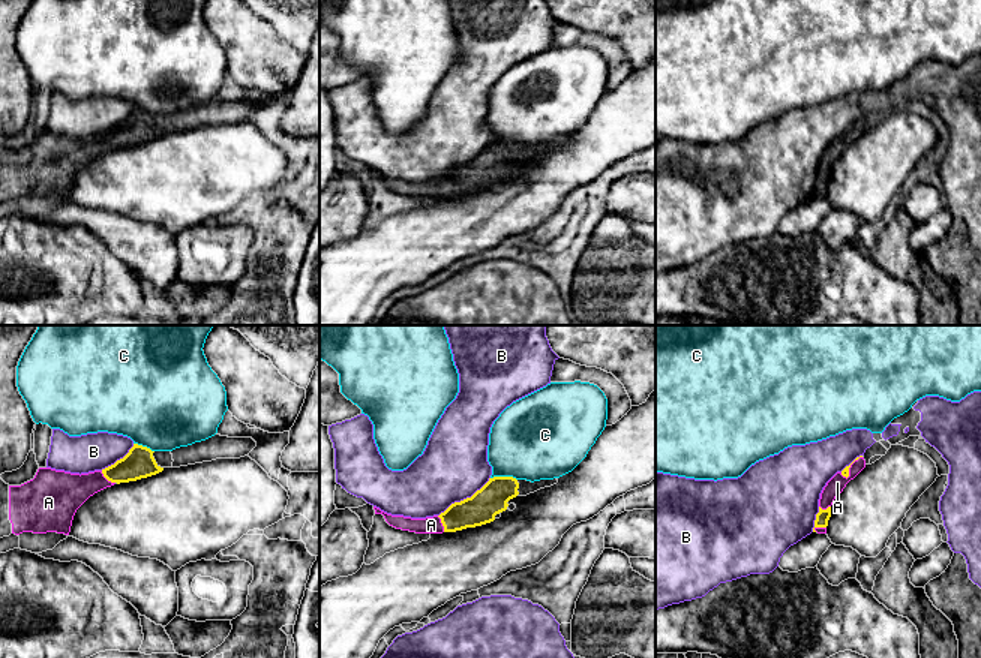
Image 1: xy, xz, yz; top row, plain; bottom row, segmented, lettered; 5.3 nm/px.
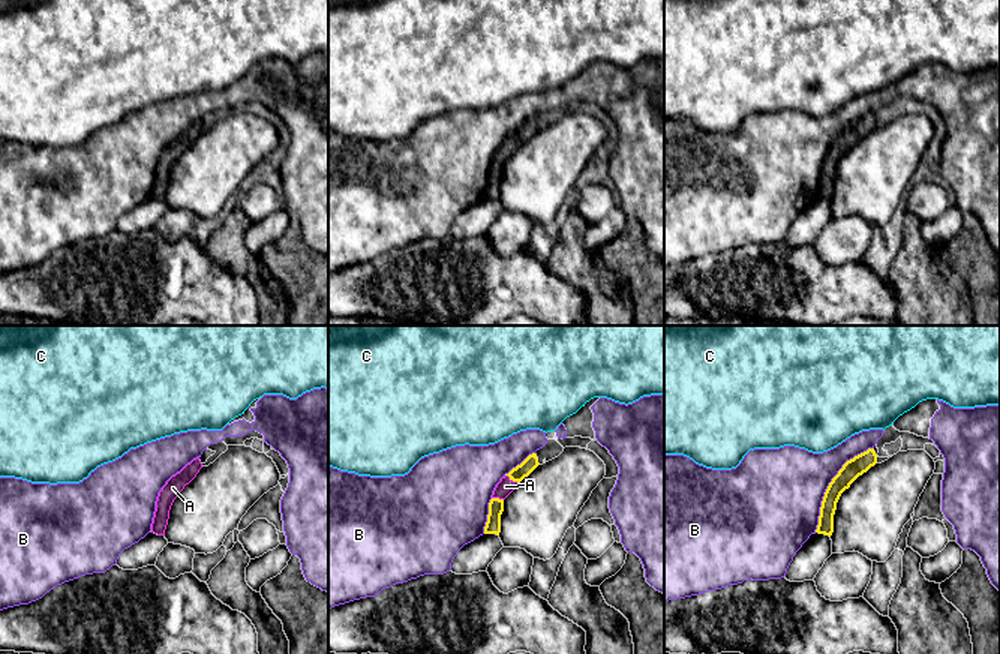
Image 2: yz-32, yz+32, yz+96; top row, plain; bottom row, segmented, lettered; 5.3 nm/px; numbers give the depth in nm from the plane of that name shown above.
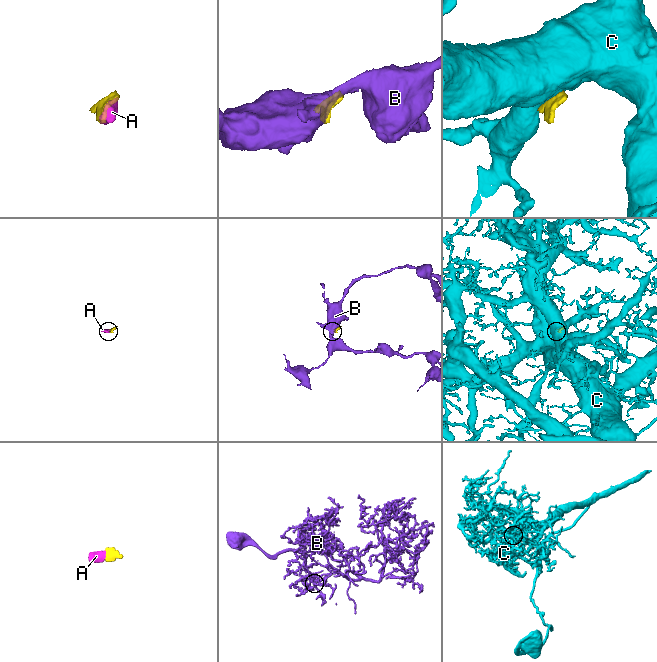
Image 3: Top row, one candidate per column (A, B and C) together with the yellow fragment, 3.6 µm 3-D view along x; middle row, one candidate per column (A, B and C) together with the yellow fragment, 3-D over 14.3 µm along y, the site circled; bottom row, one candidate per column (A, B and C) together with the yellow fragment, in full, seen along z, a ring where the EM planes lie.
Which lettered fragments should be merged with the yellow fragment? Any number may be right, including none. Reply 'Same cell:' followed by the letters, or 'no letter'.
Same cell: A

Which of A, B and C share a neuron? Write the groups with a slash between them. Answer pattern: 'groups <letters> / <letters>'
groups A / B / C

